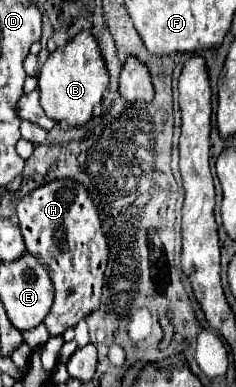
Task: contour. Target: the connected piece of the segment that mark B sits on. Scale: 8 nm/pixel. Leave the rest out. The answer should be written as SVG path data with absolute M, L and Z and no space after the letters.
M81 32L75 38L71 38L65 46L51 52L47 62L41 66L39 70L41 108L57 124L63 122L73 128L85 126L91 122L95 106L101 104L107 84L109 84L109 76L97 40L89 32Z

